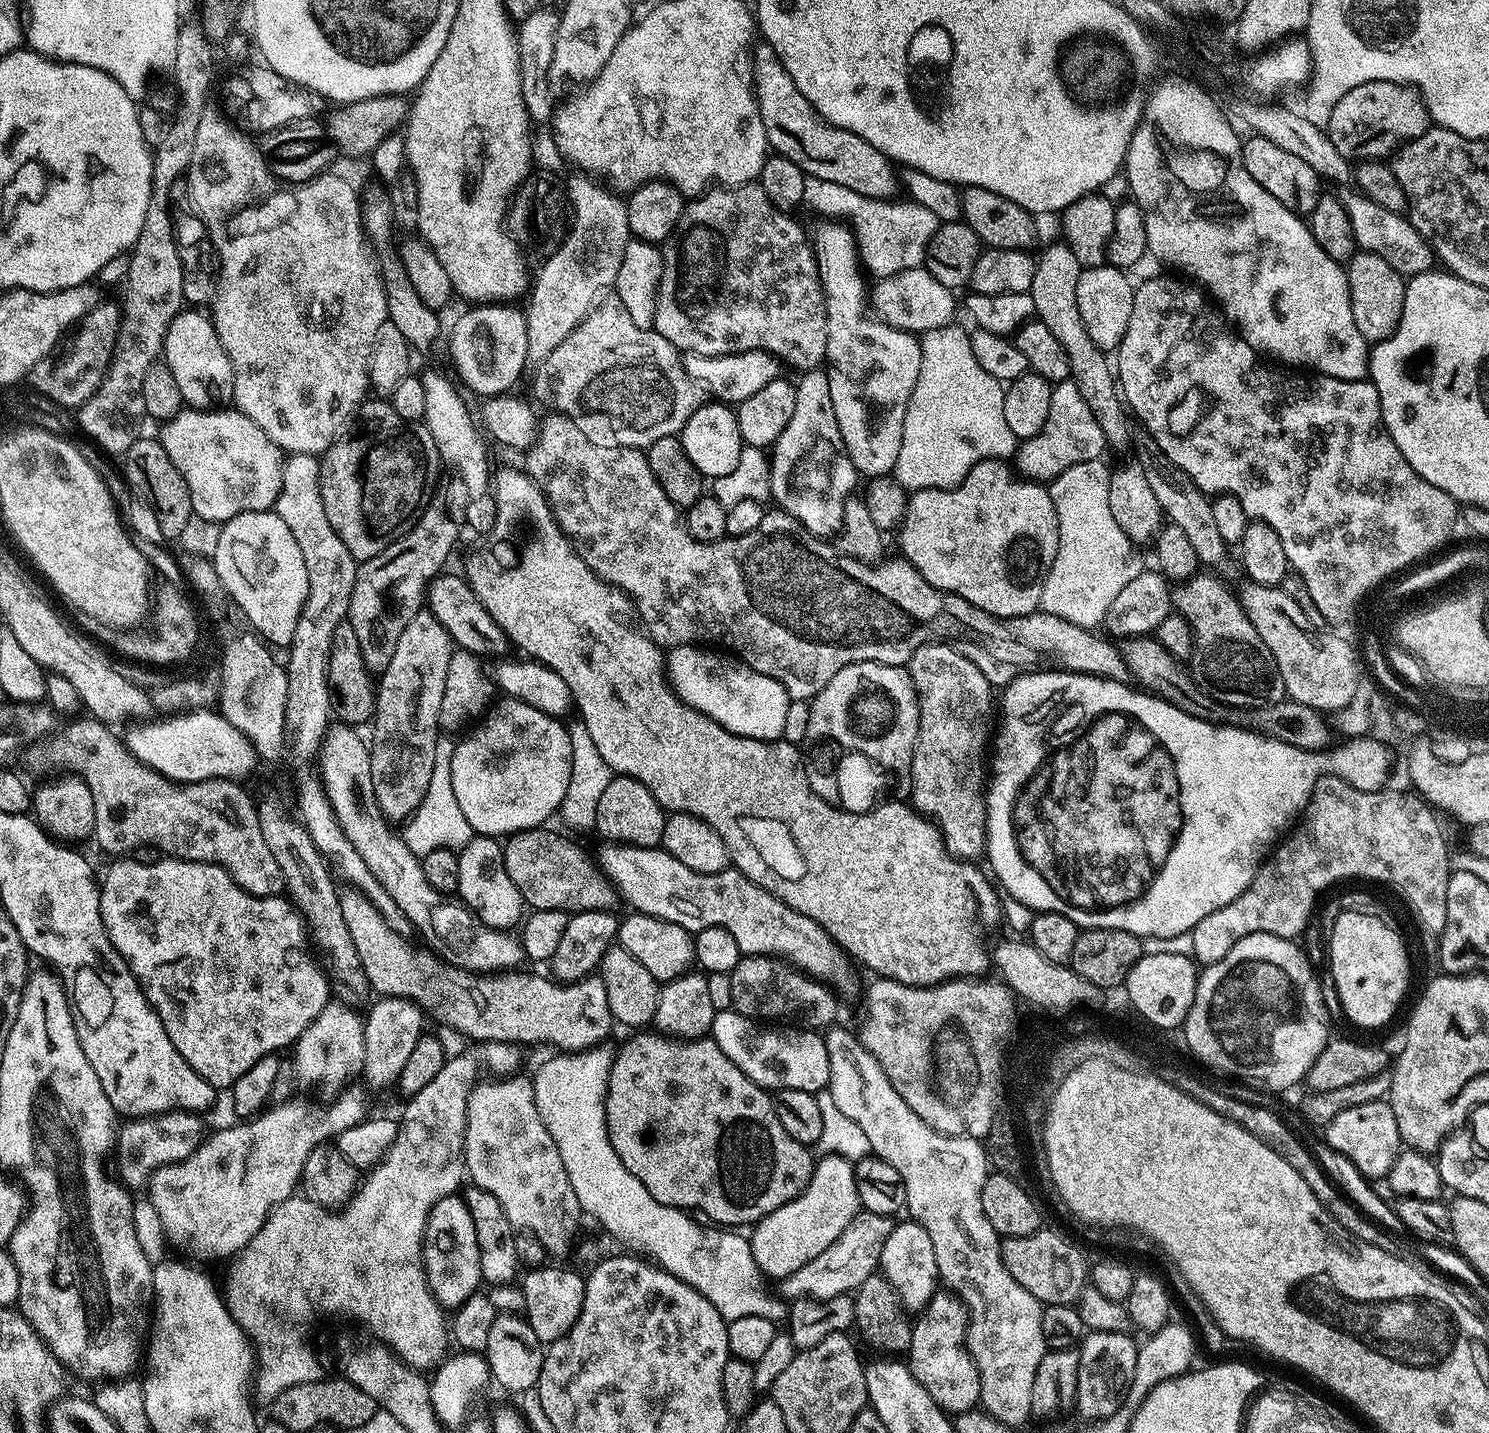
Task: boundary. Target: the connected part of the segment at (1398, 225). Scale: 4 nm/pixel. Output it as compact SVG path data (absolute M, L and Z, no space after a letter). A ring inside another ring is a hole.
M1352 190L1349 196L1345 195L1343 202L1350 214L1351 225L1354 226L1354 238L1359 251L1378 254L1378 258L1386 258L1386 262L1390 262L1390 266L1394 266L1394 270L1398 270L1405 278L1417 276L1420 272L1433 271L1432 245L1412 225L1407 215L1386 210L1384 206L1356 190Z

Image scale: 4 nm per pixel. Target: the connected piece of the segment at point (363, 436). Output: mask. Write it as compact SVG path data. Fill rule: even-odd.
M368 398L359 405L360 425L352 433L341 434L319 457L320 462L320 497L330 518L330 526L342 538L346 550L358 561L374 558L382 549L380 536L395 537L412 527L423 514L424 509L433 503L432 491L438 488L436 479L440 476L442 461L430 430L422 422L403 420L392 409L391 403L384 398Z

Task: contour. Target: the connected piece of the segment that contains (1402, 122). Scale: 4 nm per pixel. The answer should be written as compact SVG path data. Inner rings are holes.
M1371 80L1362 82L1362 86L1354 86L1354 90L1338 98L1338 106L1334 106L1330 114L1326 131L1330 141L1344 157L1354 158L1359 154L1360 148L1366 147L1380 135L1400 136L1399 138L1421 136L1432 123L1421 89L1397 80Z

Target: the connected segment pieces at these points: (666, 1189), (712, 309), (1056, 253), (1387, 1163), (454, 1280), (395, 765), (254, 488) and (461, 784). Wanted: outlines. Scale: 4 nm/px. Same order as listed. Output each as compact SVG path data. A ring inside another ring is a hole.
M640 1030L632 1034L632 1037L621 1046L620 1052L618 1048L612 1061L612 1069L608 1075L608 1093L604 1096L608 1141L614 1146L620 1161L646 1186L646 1190L650 1190L650 1194L658 1202L681 1210L697 1208L698 1211L705 1212L712 1219L709 1221L716 1226L752 1226L766 1214L778 1210L778 1206L786 1206L786 1202L798 1198L798 1194L802 1194L802 1190L810 1182L814 1167L814 1156L808 1153L811 1152L809 1145L800 1144L794 1138L790 1138L790 1134L786 1134L786 1126L782 1126L776 1113L777 1101L773 1097L771 1100L768 1096L771 1095L758 1087L749 1076L742 1074L742 1070L738 1070L738 1066L734 1066L734 1062L726 1058L726 1054L722 1054L715 1040L677 1040L652 1030Z
M759 183L737 184L735 188L726 188L723 186L713 187L711 190L689 199L684 206L684 213L678 218L676 228L672 231L672 235L668 237L663 245L662 251L664 254L664 269L662 270L662 282L660 283L660 293L658 294L658 306L656 307L656 322L654 325L655 331L660 332L670 341L675 348L680 349L684 354L695 354L697 356L729 356L730 354L738 354L739 352L759 352L765 350L767 352L788 360L793 360L800 367L800 370L815 368L827 357L828 354L828 308L824 304L824 283L820 280L820 271L816 265L816 254L810 240L804 237L804 232L800 229L800 224L789 213L778 210L778 206L774 206L774 202L770 202L770 198L766 198L766 190L762 190Z
M1063 242L1052 244L1044 253L1039 253L1030 294L1034 298L1038 320L1044 323L1049 332L1054 334L1062 344L1062 349L1066 352L1066 358L1069 359L1071 379L1076 381L1082 398L1086 398L1086 406L1090 406L1090 414L1094 414L1098 426L1102 426L1105 441L1111 447L1113 444L1114 447L1120 448L1132 436L1131 430L1128 429L1129 413L1126 411L1126 404L1122 399L1113 365L1110 363L1109 357L1108 360L1104 357L1107 356L1105 349L1098 347L1094 342L1094 338L1090 338L1090 334L1086 334L1086 322L1082 322L1082 314L1078 310L1078 278L1081 271L1082 265L1078 262L1078 258L1074 258L1074 250L1070 250L1067 244Z
M1384 1100L1366 1102L1362 1106L1350 1106L1350 1110L1342 1110L1342 1114L1332 1119L1323 1132L1327 1144L1338 1154L1344 1155L1362 1176L1372 1182L1383 1181L1387 1177L1390 1166L1394 1166L1402 1150L1394 1110L1391 1103Z
M451 1194L442 1198L430 1210L424 1226L422 1255L428 1288L441 1308L460 1308L462 1302L466 1302L466 1298L470 1298L481 1287L480 1255L478 1238L474 1234L474 1218L470 1218L468 1205L459 1195Z
M421 610L402 630L394 649L394 656L383 672L379 673L379 682L375 685L376 711L371 721L372 740L370 739L370 777L373 779L373 792L380 815L388 822L407 821L408 817L418 810L422 798L426 798L426 790L430 786L430 774L434 774L434 762L438 745L438 717L440 703L444 697L444 679L450 664L454 645L450 634L437 616L431 611Z
M182 410L161 428L158 439L186 480L195 515L223 522L243 512L275 509L286 456L250 418L238 410Z
M504 698L501 701L501 704L493 703L487 709L483 719L479 721L481 724L465 740L458 741L456 749L451 749L450 752L450 782L454 786L454 798L458 798L458 810L462 810L462 814L466 814L466 822L470 822L473 833L495 838L513 832L524 832L528 828L539 828L547 825L548 819L552 815L555 817L560 811L560 803L566 798L566 790L570 786L570 774L572 773L572 732L569 729L564 729L560 725L563 723L557 717L548 716L542 710L538 710L526 702L511 698Z

